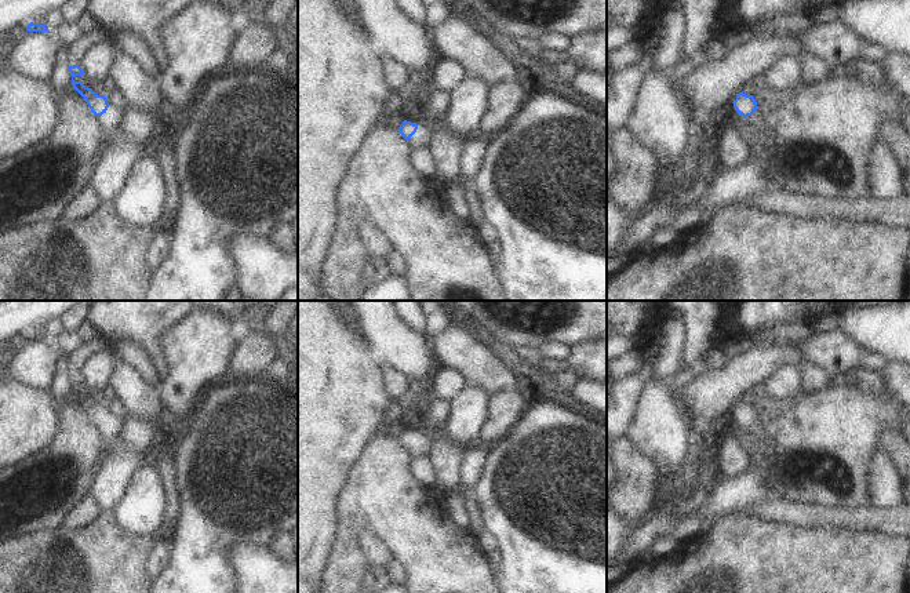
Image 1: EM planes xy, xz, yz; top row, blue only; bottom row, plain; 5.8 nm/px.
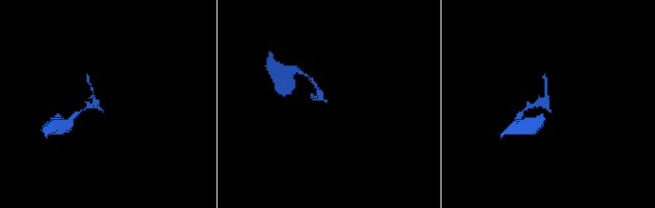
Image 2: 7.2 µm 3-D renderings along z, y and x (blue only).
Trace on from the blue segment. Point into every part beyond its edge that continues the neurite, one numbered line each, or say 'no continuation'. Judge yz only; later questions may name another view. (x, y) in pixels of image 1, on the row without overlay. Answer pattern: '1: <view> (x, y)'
1: yz (754, 430).

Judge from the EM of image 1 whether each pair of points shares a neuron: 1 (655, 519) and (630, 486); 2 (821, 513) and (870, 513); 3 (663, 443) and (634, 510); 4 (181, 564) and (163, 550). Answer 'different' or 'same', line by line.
1: different
2: same
3: different
4: different

